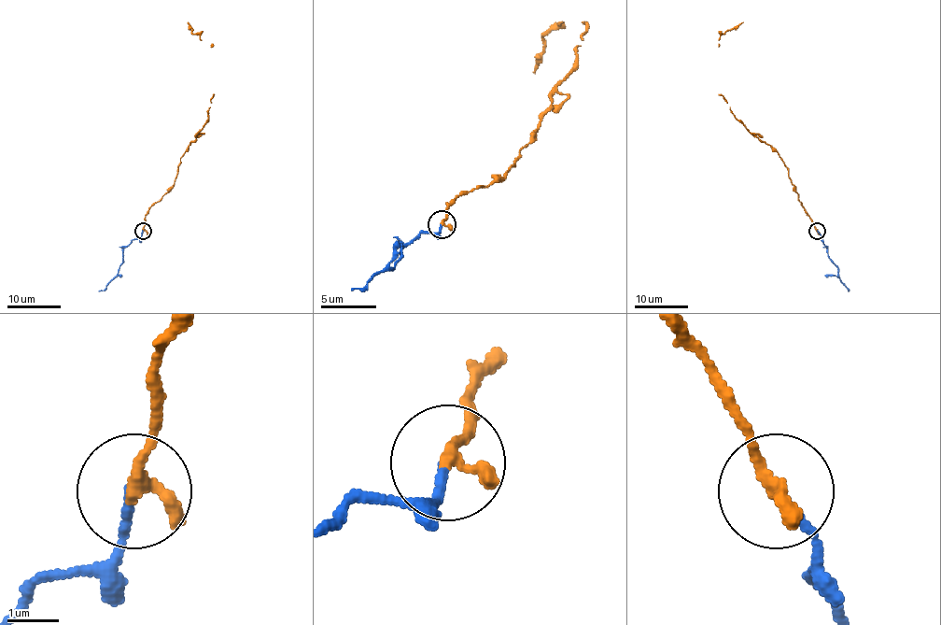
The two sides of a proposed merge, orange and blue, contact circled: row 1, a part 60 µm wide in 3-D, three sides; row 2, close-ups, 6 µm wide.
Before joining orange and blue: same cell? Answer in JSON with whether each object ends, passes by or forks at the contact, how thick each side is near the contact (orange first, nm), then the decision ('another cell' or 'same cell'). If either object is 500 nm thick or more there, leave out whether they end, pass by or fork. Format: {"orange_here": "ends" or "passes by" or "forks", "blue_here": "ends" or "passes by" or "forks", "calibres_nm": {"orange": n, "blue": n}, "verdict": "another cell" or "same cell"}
{"orange_here": "passes by", "blue_here": "ends", "calibres_nm": {"orange": 220, "blue": 160}, "verdict": "same cell"}

